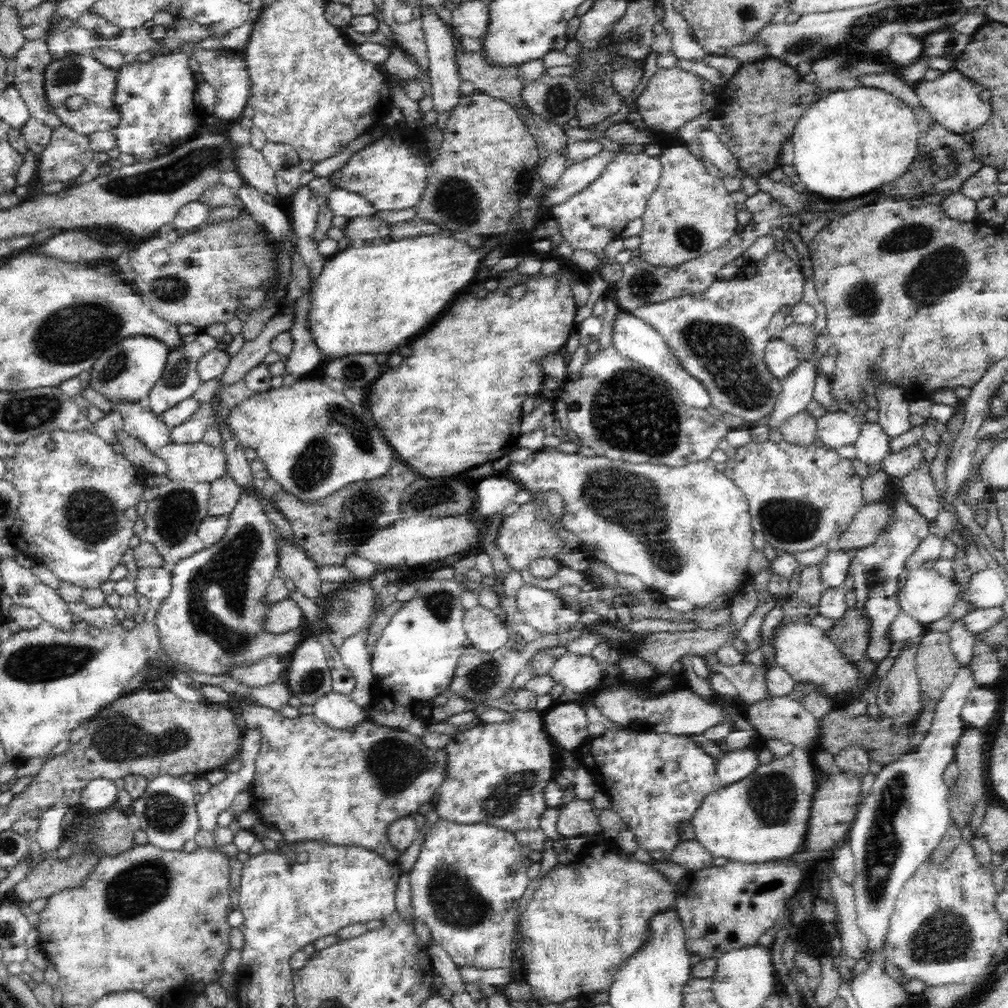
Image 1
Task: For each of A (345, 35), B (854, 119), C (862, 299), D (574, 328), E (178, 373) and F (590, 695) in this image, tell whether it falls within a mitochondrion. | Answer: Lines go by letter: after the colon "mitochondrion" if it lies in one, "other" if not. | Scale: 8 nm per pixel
A: other
B: other
C: mitochondrion
D: other
E: mitochondrion
F: other

